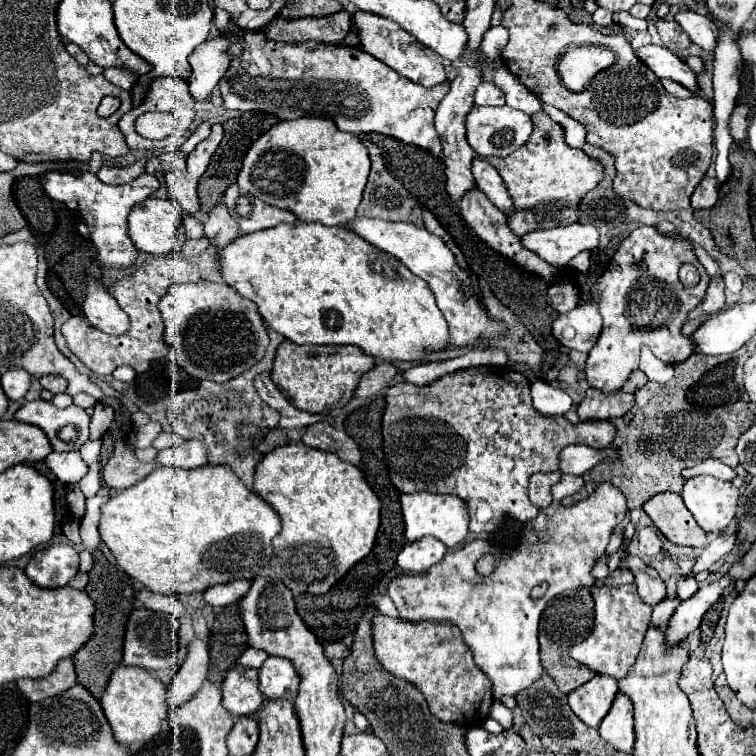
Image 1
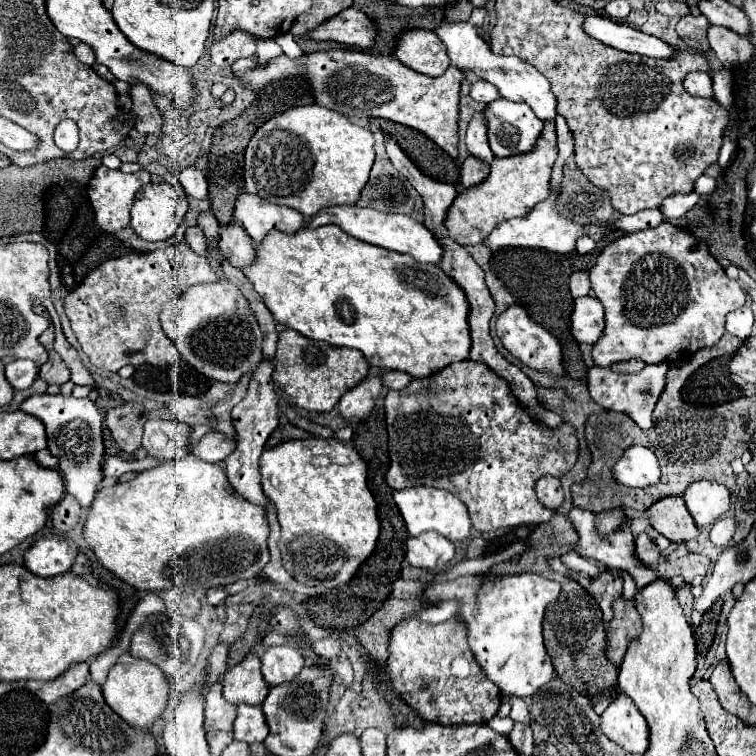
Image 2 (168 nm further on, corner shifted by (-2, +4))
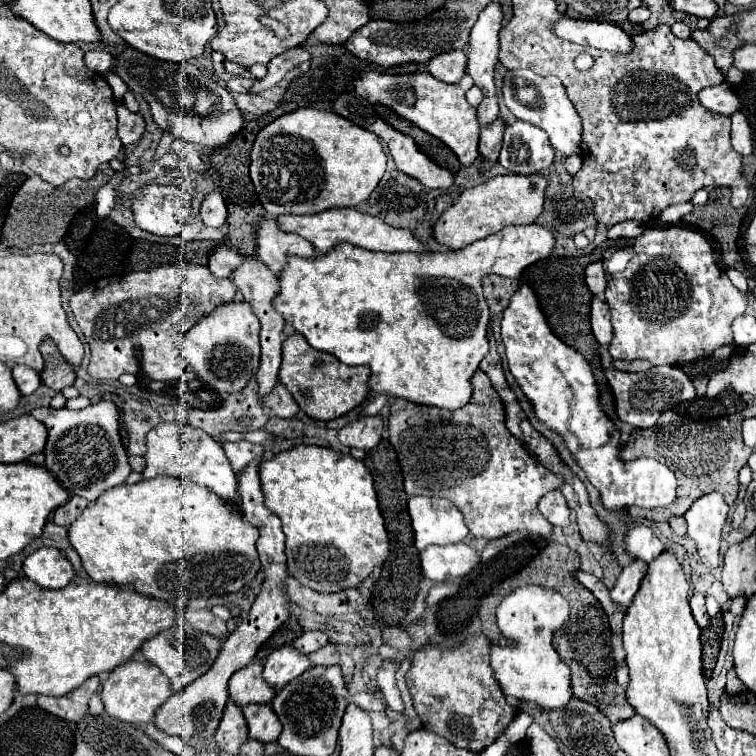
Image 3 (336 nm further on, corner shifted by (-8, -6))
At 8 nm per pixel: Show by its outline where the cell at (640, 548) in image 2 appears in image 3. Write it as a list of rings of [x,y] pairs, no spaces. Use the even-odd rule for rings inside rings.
[[[635,559],[633,563],[629,563],[623,569],[623,573],[619,575],[615,587],[611,589],[611,599],[615,603],[627,607],[633,601],[635,593],[639,591],[639,585],[643,581],[643,575],[647,573],[647,567],[649,567],[649,563],[645,563],[643,559]]]

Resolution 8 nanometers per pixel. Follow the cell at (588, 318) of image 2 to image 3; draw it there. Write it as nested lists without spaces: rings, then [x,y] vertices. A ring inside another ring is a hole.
[[[603,295],[595,297],[591,303],[591,327],[593,335],[599,345],[607,345],[613,339],[613,329],[611,329],[611,317],[609,317],[609,305]]]

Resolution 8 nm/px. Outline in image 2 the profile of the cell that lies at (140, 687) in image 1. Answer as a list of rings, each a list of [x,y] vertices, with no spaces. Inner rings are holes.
[[[125,653],[109,669],[107,681],[103,683],[101,691],[103,691],[107,705],[121,719],[125,719],[129,725],[133,725],[137,729],[147,729],[151,723],[155,723],[161,717],[161,713],[167,705],[169,683],[157,665],[151,665],[151,661],[147,661],[147,659],[135,659],[129,653]]]

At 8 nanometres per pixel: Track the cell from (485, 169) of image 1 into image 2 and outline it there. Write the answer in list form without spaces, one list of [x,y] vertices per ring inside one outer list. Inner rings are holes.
[[[475,111],[473,117],[469,119],[467,125],[467,149],[471,155],[483,159],[483,161],[493,161],[493,153],[487,145],[487,117],[485,111]]]

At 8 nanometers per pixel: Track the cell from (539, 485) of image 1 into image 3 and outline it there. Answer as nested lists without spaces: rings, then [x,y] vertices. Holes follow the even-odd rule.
[[[549,491],[541,497],[539,501],[539,511],[545,515],[545,519],[555,525],[555,527],[567,527],[569,525],[569,507],[567,501],[563,497],[563,493],[557,491]]]

